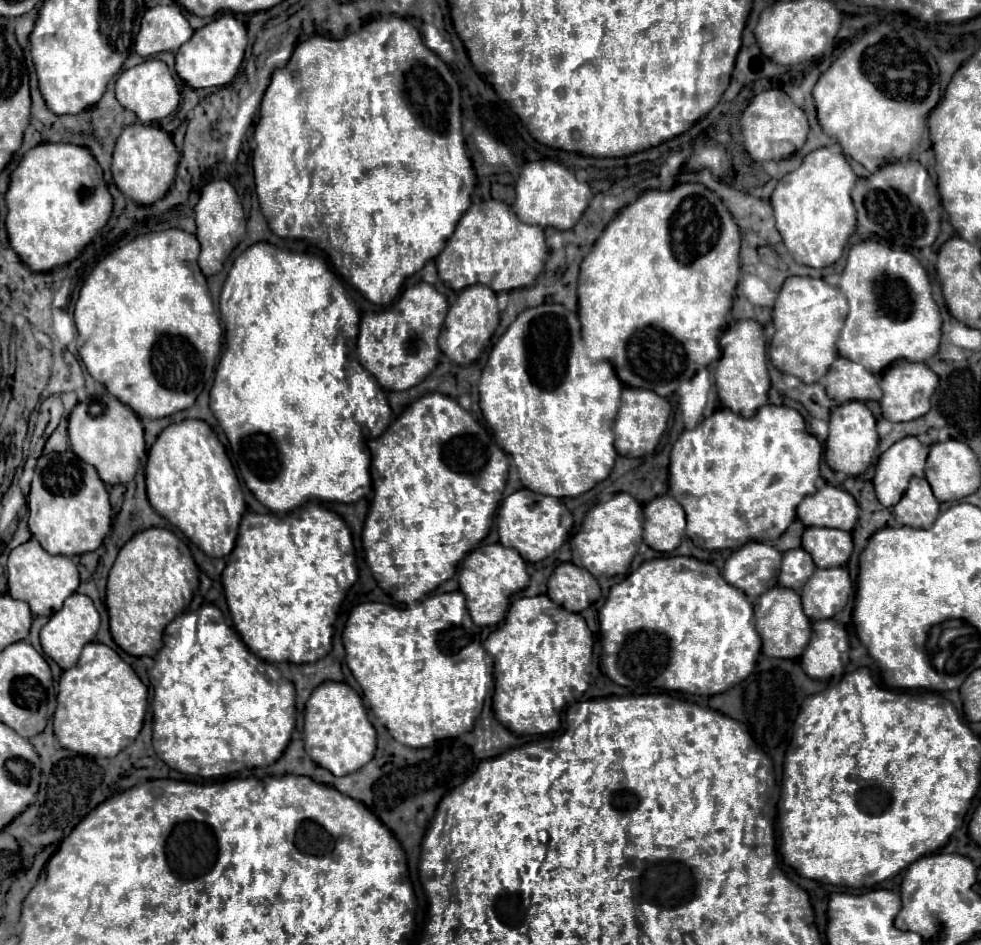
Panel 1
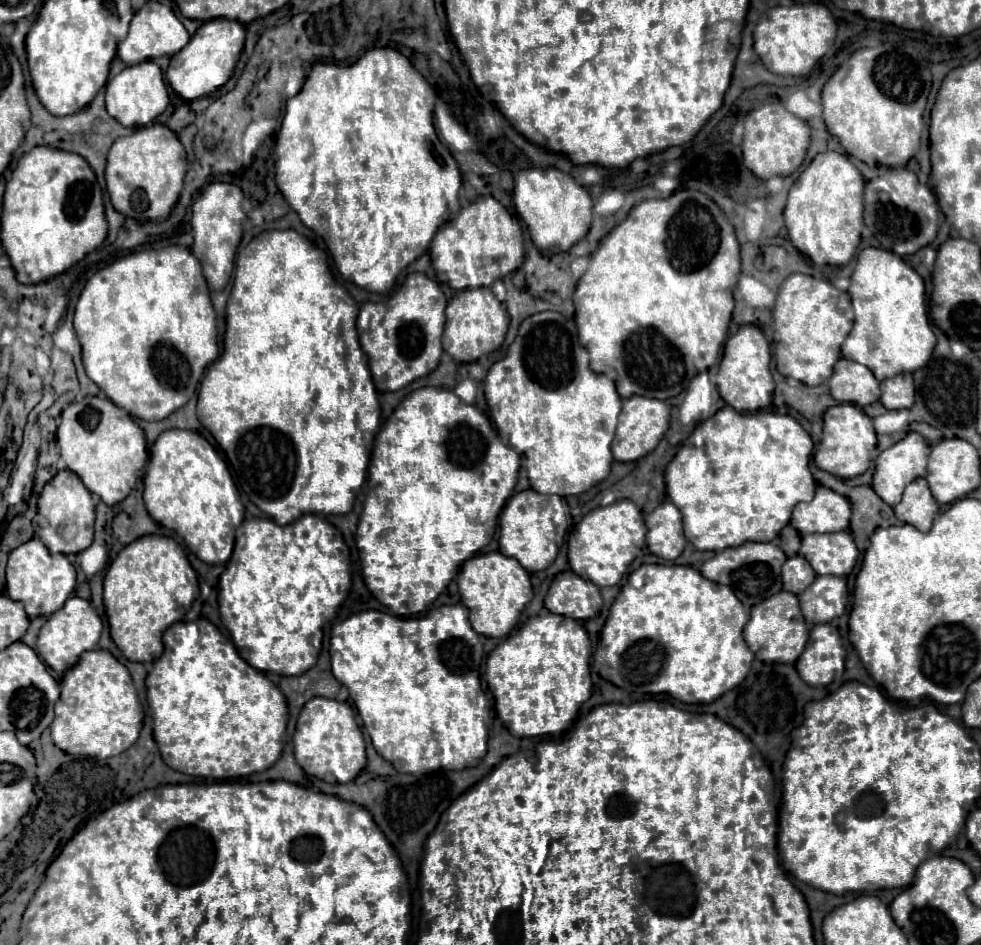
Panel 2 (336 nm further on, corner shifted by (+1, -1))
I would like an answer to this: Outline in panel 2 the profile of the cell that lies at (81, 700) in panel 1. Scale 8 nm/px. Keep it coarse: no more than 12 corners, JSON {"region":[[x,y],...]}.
{"region":[[90,650],[50,724],[66,754],[110,758],[144,718],[128,668]]}

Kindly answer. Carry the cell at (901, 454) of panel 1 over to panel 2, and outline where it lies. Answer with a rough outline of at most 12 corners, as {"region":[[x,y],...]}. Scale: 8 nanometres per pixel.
{"region":[[918,432],[876,458],[876,494],[896,506],[926,476],[928,442]]}

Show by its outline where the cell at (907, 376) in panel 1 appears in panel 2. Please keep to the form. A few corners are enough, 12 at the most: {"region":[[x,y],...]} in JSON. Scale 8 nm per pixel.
{"region":[[912,374],[880,382],[880,402],[888,410],[914,402]]}

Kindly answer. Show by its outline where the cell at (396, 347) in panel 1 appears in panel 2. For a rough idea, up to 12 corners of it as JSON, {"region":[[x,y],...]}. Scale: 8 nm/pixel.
{"region":[[408,274],[356,330],[380,392],[426,376],[442,356],[446,296]]}

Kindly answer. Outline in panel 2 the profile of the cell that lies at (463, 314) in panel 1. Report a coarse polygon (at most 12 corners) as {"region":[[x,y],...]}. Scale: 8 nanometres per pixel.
{"region":[[504,278],[458,292],[446,308],[444,352],[474,362],[508,330]]}

